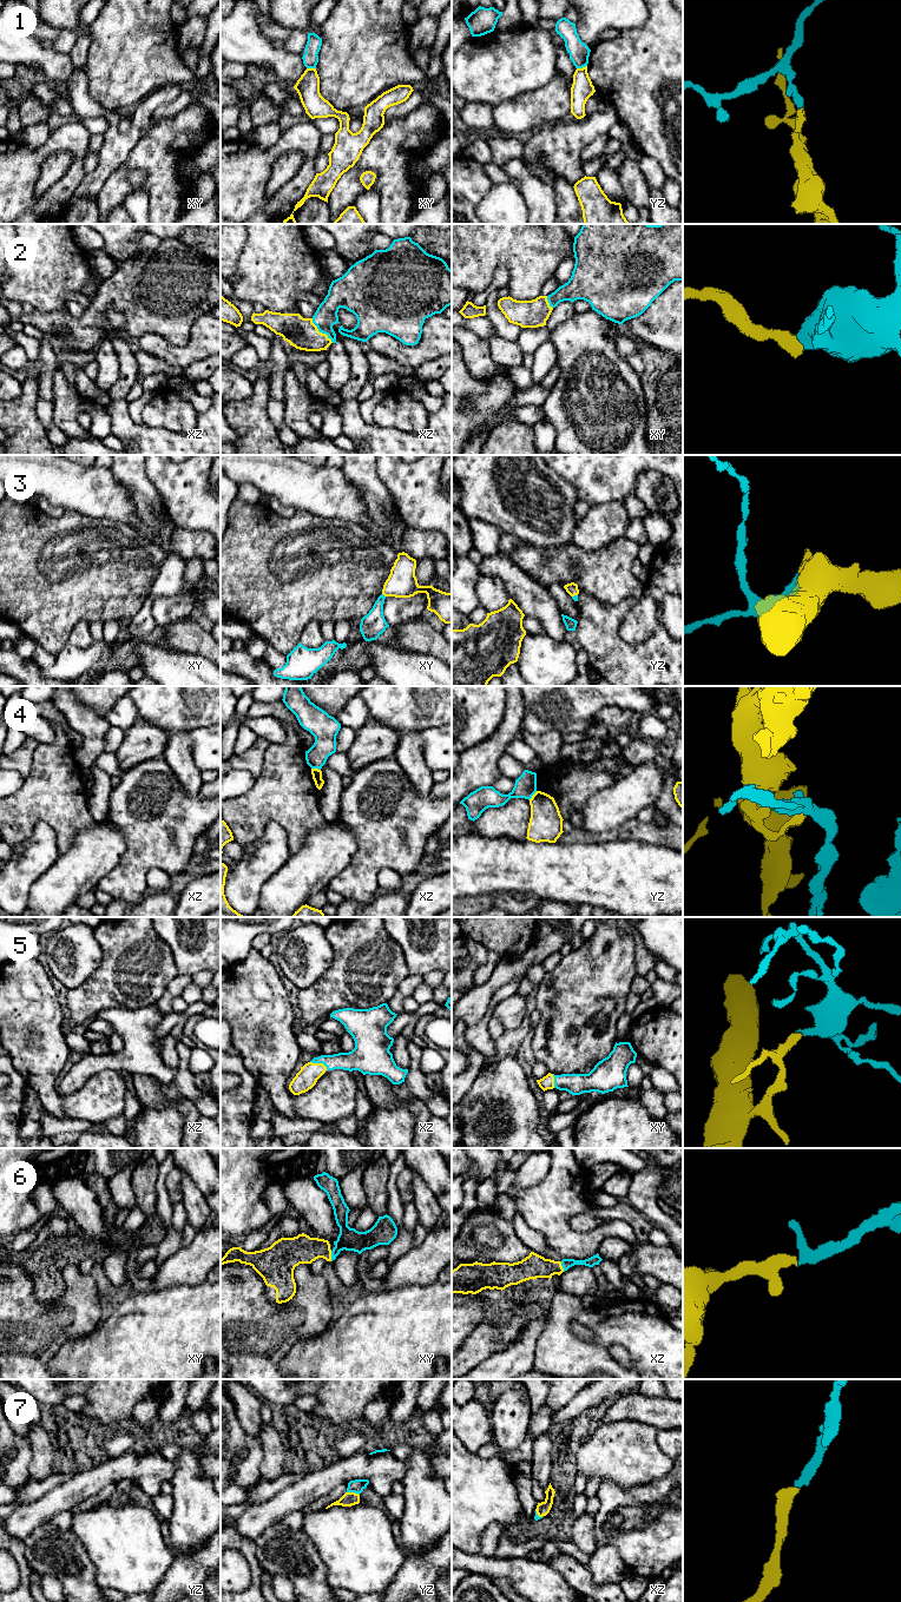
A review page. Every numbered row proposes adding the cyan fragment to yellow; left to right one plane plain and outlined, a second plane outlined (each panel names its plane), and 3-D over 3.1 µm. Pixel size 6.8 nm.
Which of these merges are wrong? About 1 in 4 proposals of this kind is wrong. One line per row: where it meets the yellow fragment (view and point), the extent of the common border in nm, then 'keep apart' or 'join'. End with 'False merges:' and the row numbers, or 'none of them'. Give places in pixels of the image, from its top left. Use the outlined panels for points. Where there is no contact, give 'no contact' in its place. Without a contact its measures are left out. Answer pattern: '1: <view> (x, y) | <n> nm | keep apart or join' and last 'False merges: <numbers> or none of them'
1: yz (583, 67) | 80 nm | keep apart
2: xz (319, 331) | 220 nm | join
3: xy (383, 594) | 40 nm | join
4: xz (316, 769) | 70 nm | keep apart
5: xz (319, 1063) | 130 nm | join
6: xy (330, 1256) | 70 nm | join
7: yz (353, 1492) | 90 nm | join
False merges: 1, 4

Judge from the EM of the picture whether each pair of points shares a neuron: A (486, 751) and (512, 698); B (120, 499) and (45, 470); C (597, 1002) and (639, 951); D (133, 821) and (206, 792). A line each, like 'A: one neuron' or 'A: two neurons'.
A: one neuron
B: one neuron
C: two neurons
D: two neurons

